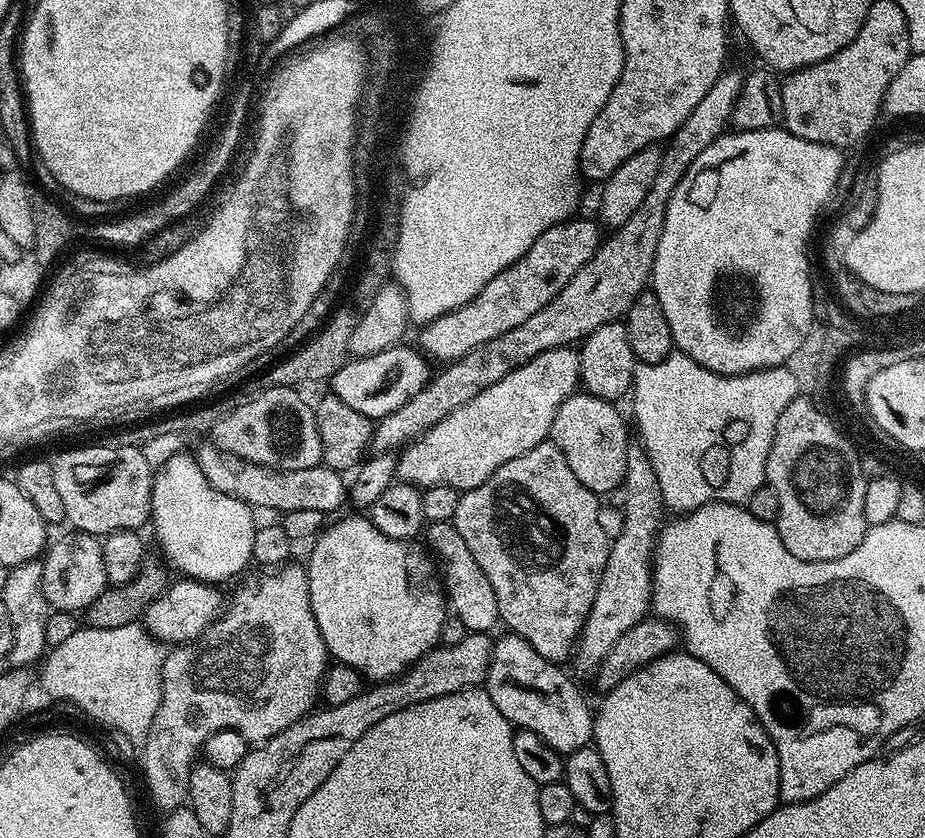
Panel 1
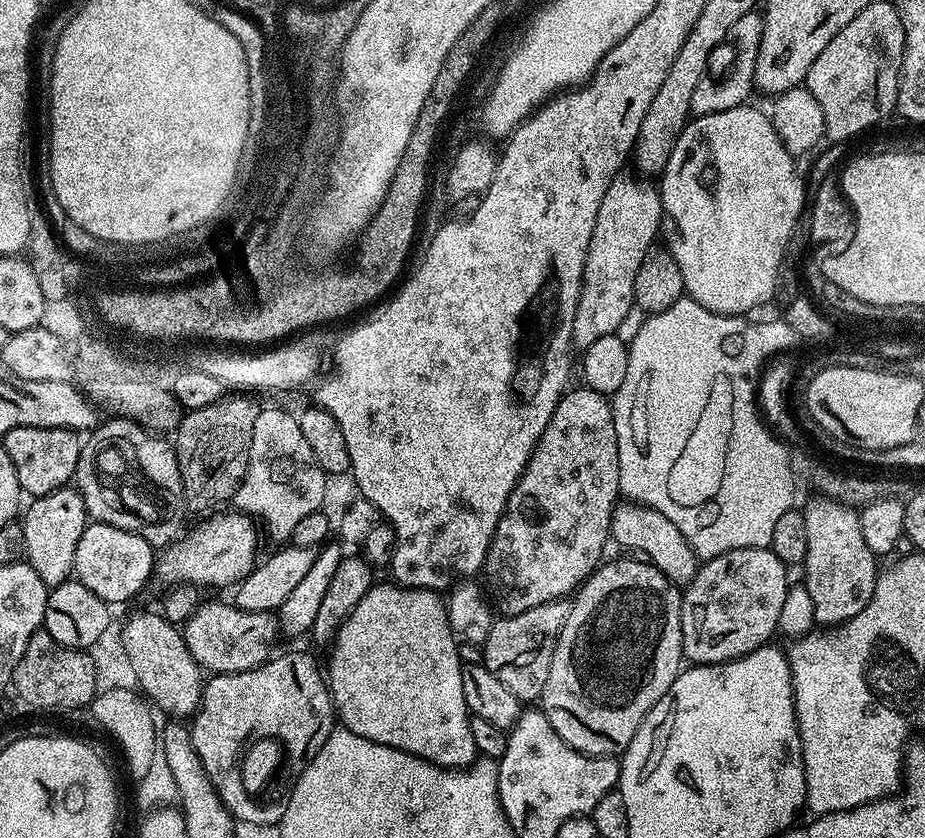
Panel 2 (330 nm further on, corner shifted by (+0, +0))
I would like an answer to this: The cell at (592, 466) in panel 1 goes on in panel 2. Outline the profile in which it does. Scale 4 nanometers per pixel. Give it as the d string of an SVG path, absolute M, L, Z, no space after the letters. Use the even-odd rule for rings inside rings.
M635 502L617 503L612 510L610 536L615 543L617 540L622 547L629 548L632 551L629 553L639 554L677 586L687 586L695 578L698 569L696 552L686 542L678 526L674 526L674 522L666 518L666 514L658 514L658 510Z

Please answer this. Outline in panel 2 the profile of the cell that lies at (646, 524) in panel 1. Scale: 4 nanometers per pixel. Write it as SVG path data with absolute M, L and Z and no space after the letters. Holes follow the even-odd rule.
M628 559L632 560L601 563L580 585L556 640L550 674L546 674L546 686L538 701L558 738L588 756L623 754L646 714L674 686L674 678L680 676L686 660L682 646L681 589L647 560Z

